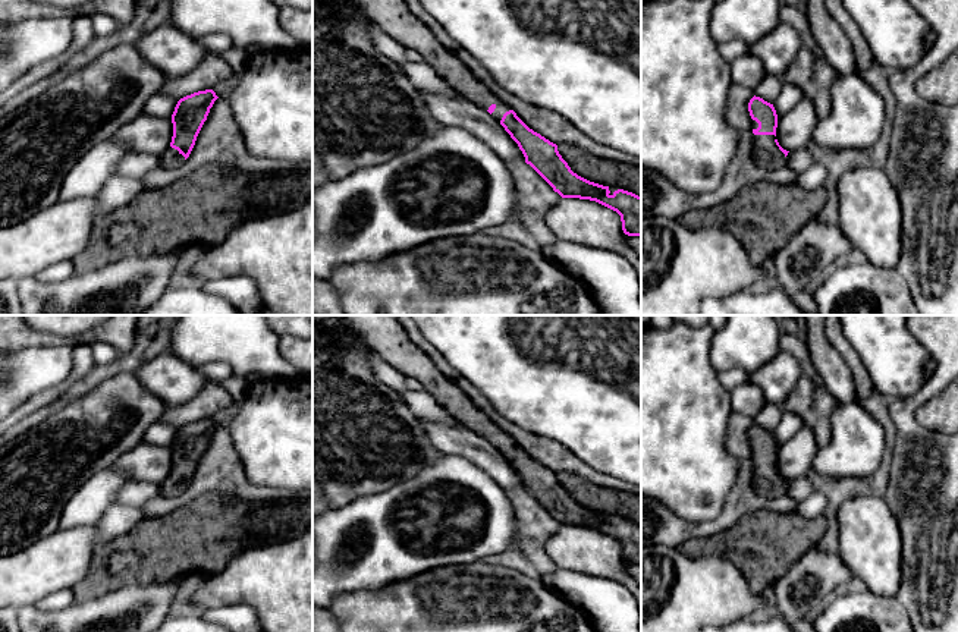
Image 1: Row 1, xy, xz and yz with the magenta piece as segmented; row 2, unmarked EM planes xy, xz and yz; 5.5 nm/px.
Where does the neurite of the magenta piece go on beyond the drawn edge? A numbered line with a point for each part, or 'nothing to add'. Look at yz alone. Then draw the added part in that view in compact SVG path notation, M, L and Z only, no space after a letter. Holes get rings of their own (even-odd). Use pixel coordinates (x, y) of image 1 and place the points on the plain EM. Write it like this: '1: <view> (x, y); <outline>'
1: yz (766, 481); M754 463L753 485L760 496L785 497L786 485L775 468L775 463Z

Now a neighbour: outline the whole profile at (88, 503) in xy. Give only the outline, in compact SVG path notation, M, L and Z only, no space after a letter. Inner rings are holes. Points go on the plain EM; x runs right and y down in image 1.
M110 466L94 472L67 500L59 528L94 526L116 501L119 491L134 482L131 475Z

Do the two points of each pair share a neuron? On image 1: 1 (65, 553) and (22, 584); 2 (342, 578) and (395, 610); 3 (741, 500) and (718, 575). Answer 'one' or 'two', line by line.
1: one
2: two
3: two

